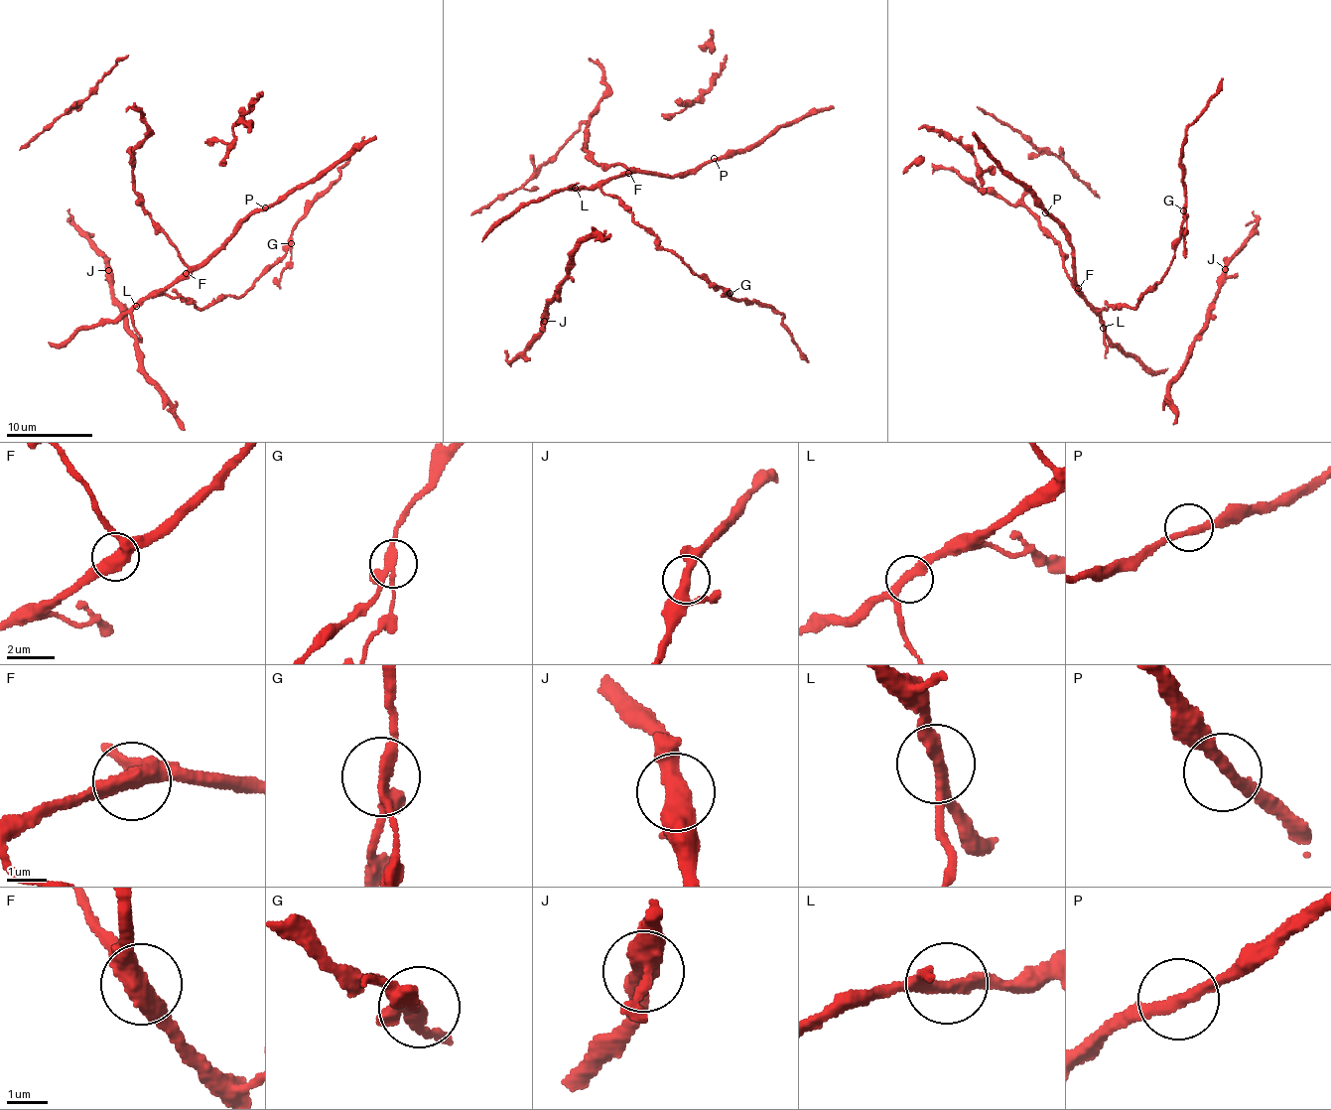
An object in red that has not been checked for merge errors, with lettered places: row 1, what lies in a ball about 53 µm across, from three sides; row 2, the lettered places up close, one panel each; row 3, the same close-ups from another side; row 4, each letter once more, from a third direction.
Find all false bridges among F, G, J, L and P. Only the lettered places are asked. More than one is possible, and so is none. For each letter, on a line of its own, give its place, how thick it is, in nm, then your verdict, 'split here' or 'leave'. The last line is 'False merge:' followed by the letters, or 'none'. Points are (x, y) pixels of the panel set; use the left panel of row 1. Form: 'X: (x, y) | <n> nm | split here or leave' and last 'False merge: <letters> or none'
F: (186, 273) | 400 nm | leave
G: (291, 243) | 260 nm | split here
J: (108, 270) | 360 nm | leave
L: (136, 306) | 260 nm | leave
P: (265, 208) | 280 nm | leave
False merge: G

